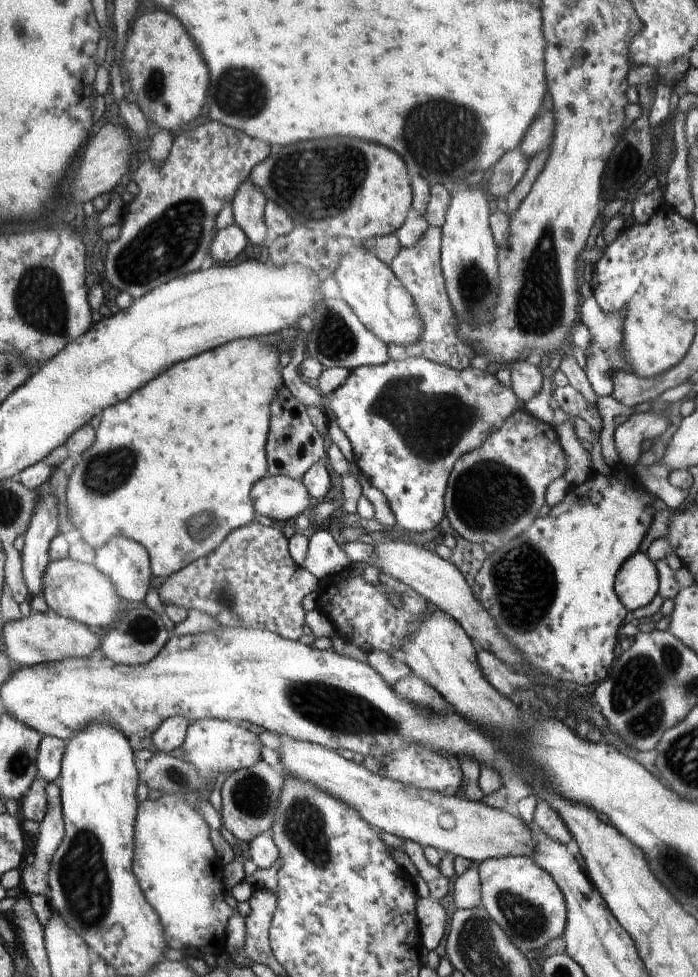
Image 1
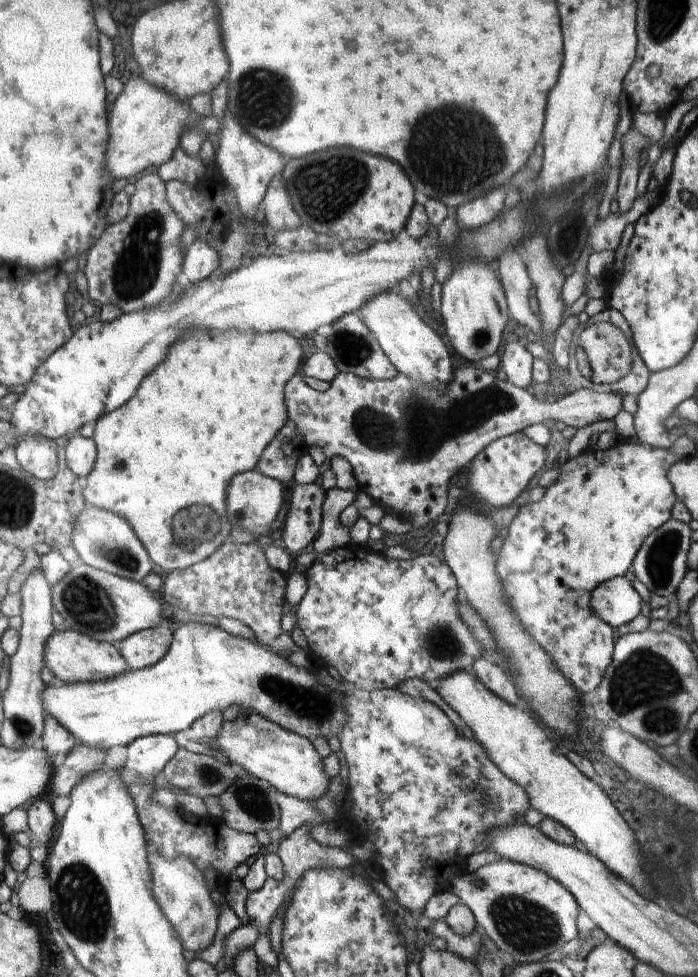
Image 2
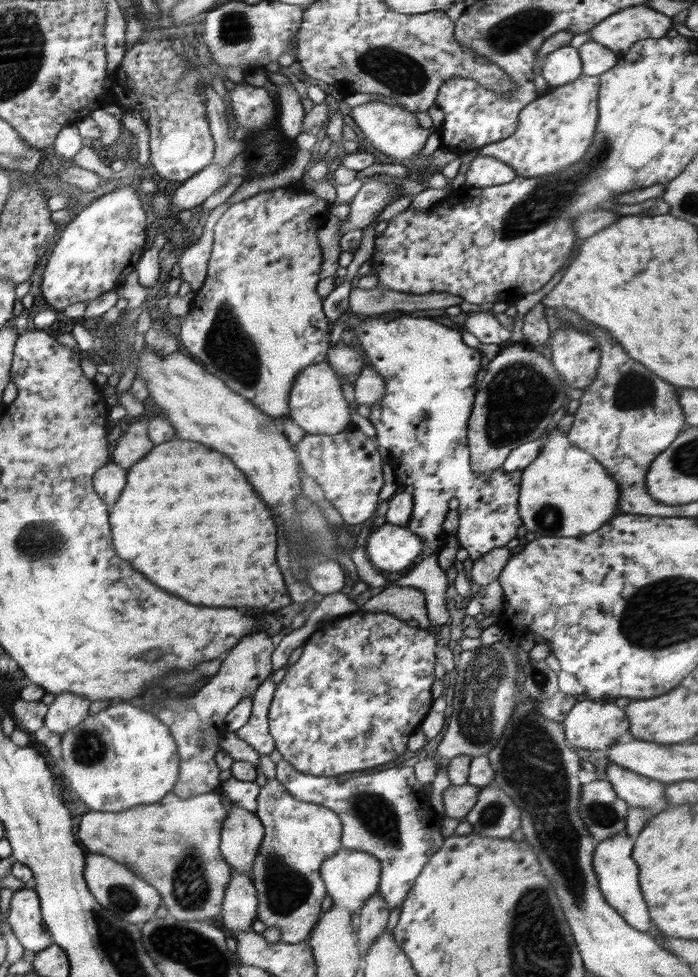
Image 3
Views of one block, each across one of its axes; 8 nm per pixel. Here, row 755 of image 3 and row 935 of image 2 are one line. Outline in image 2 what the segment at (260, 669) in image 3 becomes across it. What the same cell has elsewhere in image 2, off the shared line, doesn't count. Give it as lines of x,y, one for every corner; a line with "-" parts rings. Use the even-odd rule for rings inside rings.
151,849
149,866
154,868
154,898
158,906
178,932
183,948
200,954
212,944
220,918
220,906
210,897
211,889
206,886
204,874
192,864
188,856
166,860
162,854

